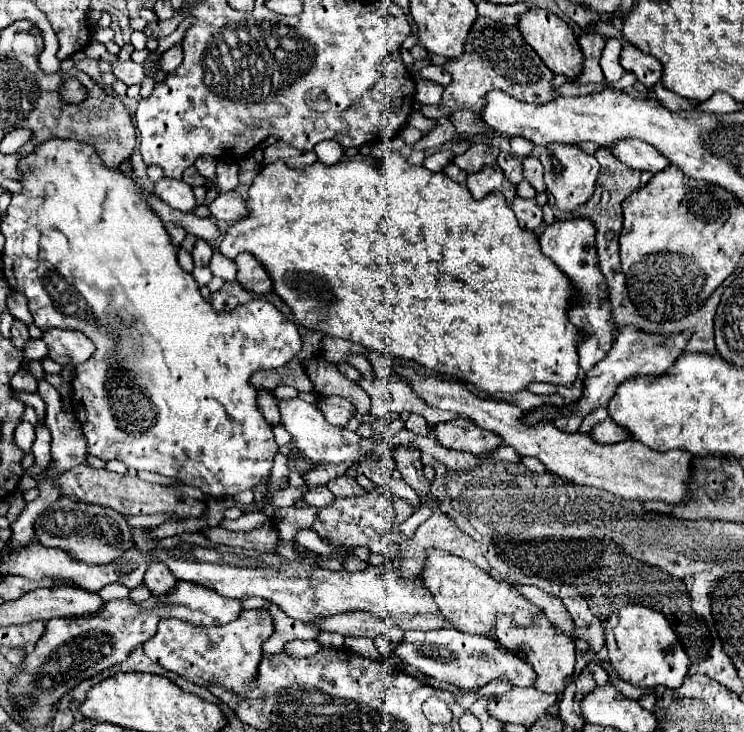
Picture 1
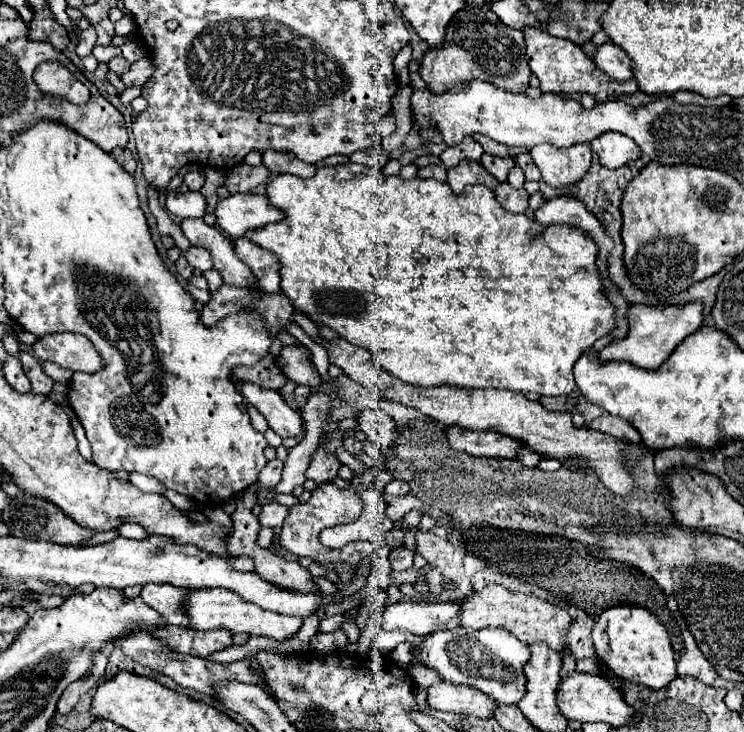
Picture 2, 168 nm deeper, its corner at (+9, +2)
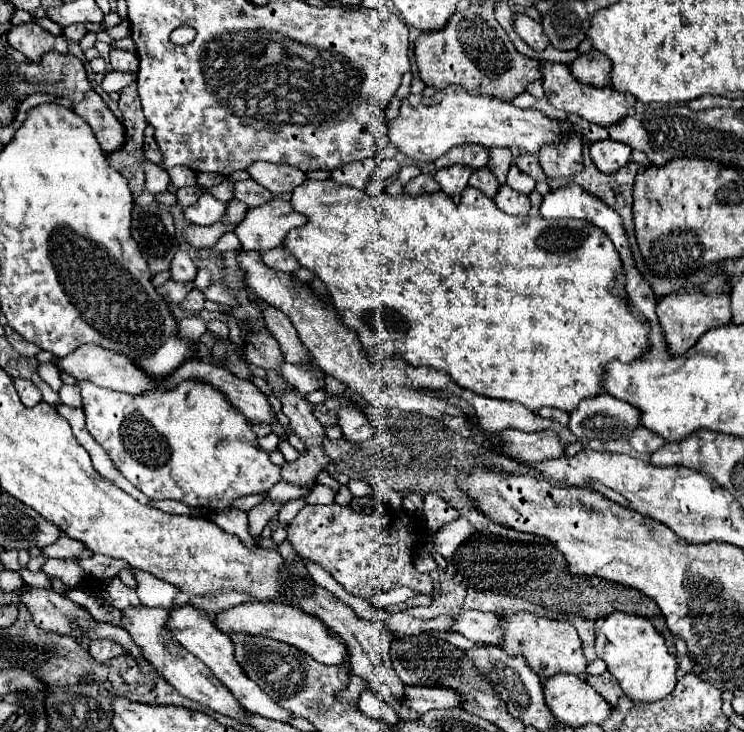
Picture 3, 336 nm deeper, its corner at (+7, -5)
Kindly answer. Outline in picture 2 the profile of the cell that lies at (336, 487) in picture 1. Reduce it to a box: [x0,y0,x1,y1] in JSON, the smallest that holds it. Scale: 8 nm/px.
[305,436,341,484]

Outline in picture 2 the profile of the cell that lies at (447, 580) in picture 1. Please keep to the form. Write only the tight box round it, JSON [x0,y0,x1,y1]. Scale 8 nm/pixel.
[459,584,571,652]

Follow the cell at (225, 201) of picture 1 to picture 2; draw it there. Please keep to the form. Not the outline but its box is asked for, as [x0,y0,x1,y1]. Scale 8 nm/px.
[217,194,285,238]

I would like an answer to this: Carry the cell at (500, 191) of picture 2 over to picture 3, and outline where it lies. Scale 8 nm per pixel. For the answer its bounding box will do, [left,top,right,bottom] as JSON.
[495,185,531,215]

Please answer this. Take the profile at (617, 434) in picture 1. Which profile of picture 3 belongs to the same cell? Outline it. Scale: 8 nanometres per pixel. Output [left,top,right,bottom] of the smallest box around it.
[629,427,663,455]

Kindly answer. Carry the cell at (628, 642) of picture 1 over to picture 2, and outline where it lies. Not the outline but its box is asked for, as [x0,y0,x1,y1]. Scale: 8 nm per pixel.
[593,606,677,690]

